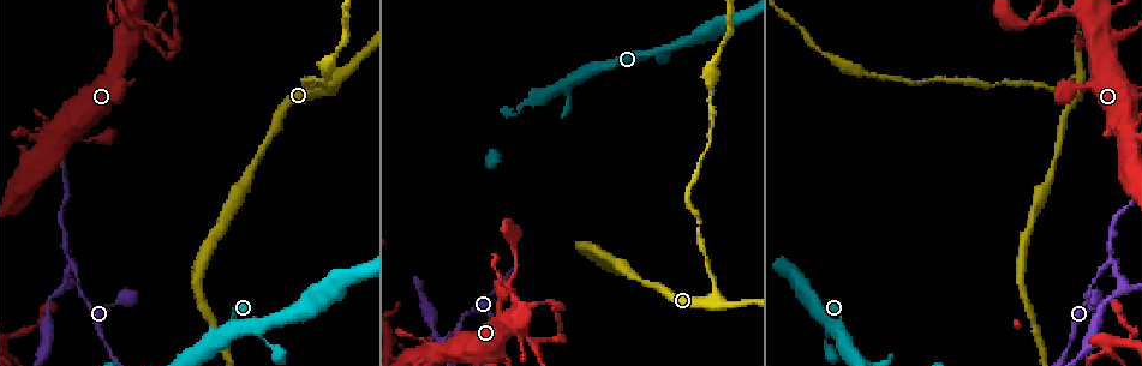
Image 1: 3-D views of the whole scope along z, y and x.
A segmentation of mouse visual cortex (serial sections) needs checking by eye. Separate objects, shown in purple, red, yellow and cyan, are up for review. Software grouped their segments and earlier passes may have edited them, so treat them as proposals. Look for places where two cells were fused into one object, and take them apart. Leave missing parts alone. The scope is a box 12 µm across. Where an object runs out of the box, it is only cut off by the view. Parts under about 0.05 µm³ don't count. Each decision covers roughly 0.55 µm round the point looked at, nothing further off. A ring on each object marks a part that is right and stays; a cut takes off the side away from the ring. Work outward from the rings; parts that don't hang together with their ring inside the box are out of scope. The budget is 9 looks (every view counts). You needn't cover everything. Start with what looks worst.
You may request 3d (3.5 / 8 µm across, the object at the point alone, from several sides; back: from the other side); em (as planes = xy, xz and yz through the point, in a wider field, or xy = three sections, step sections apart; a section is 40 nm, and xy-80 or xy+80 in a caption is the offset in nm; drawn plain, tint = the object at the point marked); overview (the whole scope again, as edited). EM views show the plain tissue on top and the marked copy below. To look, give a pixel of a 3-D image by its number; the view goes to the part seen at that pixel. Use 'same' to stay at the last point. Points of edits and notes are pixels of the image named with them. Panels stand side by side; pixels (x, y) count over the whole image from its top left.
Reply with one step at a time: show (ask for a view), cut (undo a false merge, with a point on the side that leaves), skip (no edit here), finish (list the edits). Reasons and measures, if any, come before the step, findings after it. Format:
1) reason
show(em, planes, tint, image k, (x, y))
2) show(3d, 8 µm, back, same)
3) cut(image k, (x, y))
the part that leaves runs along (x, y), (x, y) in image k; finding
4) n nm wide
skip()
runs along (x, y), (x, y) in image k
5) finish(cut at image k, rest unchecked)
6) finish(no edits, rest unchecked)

abrupt turn
show(3d, 3.5 µm, image 1, (716, 297))

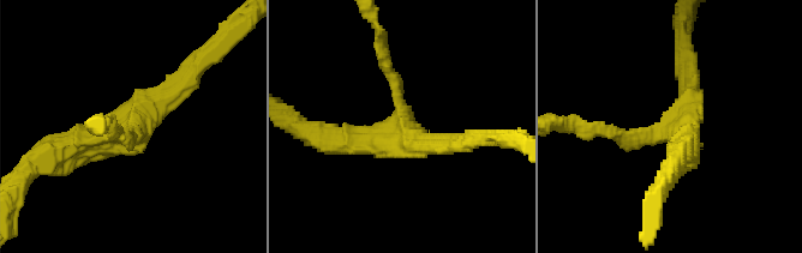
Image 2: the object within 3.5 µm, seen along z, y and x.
3 arms; arms of 150, 250, 350 nm
show(em, xy, step 3, tint, image 2, (402, 132))

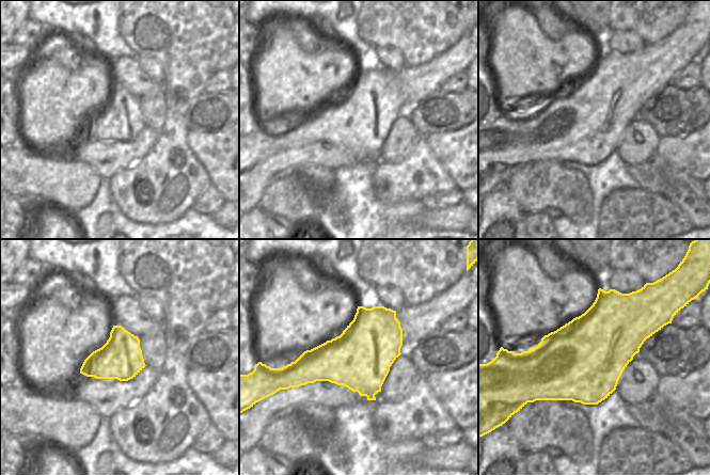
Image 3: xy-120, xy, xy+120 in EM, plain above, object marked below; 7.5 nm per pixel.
skip()
one cell here

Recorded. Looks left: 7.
abrupt turn
show(3d, 3.5 µm, back, image 1, (1113, 260))

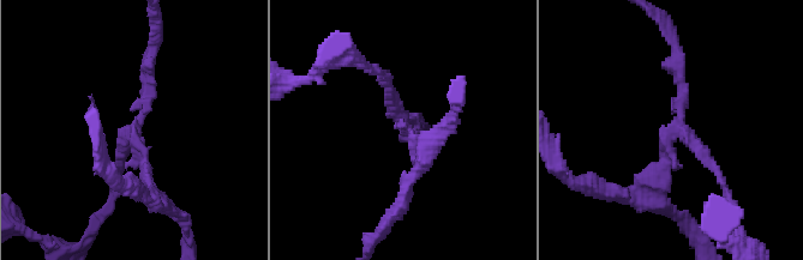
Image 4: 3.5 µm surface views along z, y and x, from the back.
3 arms; arms of 100, 150, 150 nm; shape alone is not enough
show(em, xy, step 2, tint, image 4, (678, 128))

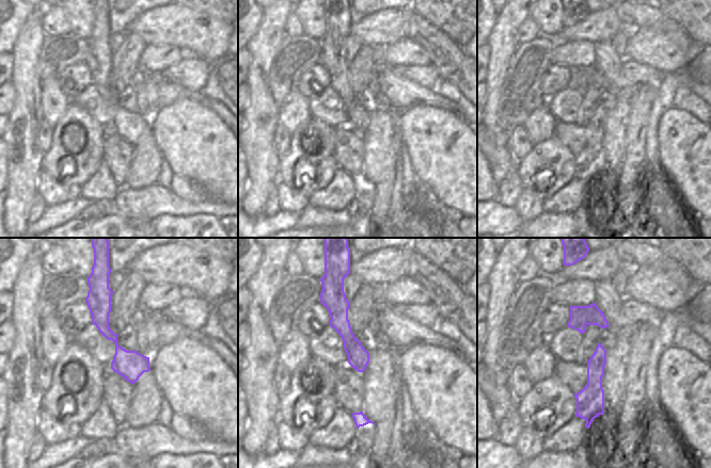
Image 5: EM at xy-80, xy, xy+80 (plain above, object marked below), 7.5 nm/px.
cut(image 4, (658, 175))
the part that leaves runs along (675, 131), (653, 182), (681, 218) in image 4; a second cell is stuck on

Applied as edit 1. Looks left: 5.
show(overview)

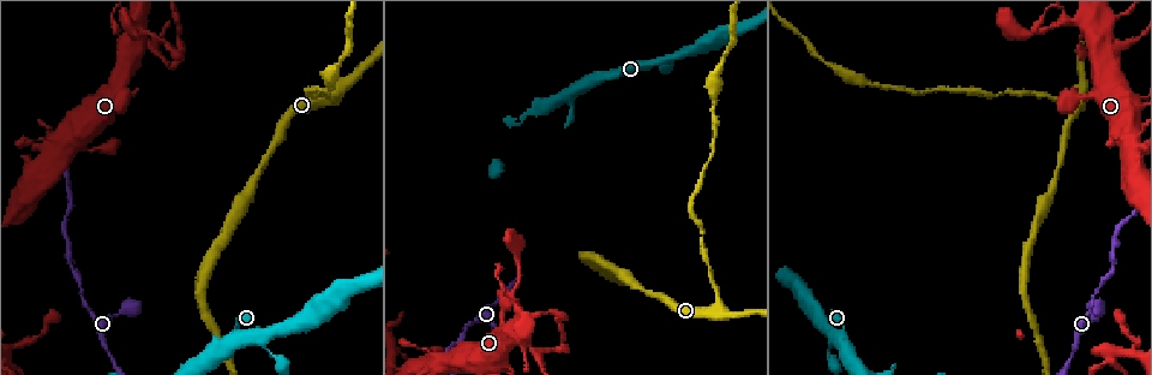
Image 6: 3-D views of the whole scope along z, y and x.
thin neck
show(3d, 3.5 µm, image 6, (269, 353))

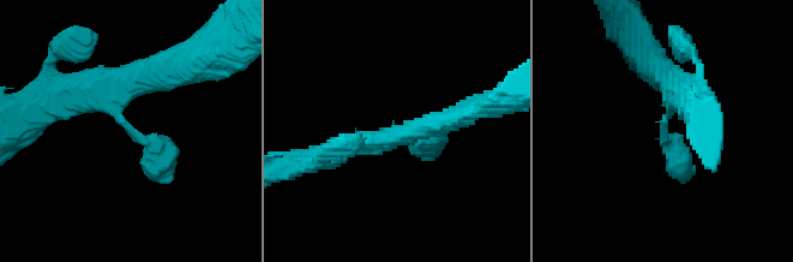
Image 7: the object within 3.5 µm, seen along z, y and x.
now the EM
show(em, planes, tint, image 7, (132, 129))

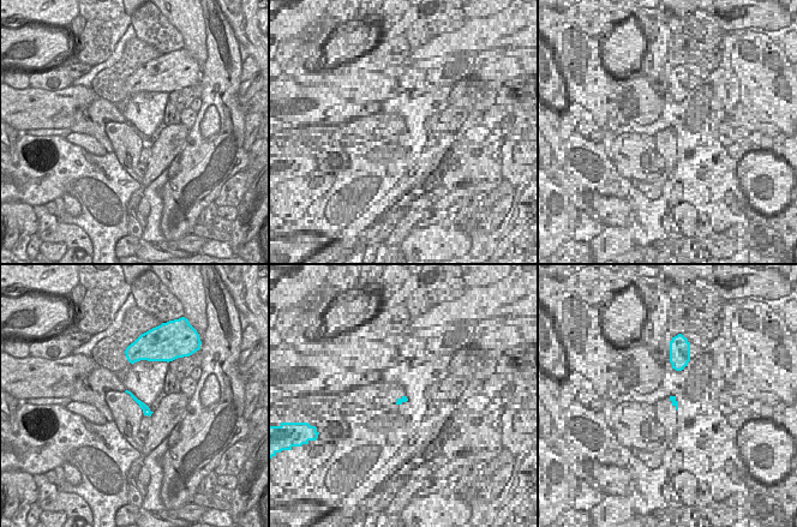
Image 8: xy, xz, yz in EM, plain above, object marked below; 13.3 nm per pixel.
skip()
all the same cell

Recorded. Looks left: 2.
thick turns thin
show(3d, 8 µm, image 6, (436, 357))

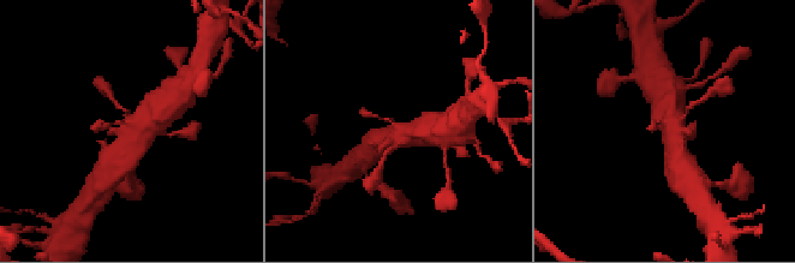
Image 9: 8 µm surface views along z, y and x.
show(em, xy, step 3, tint, image 9, (130, 122))

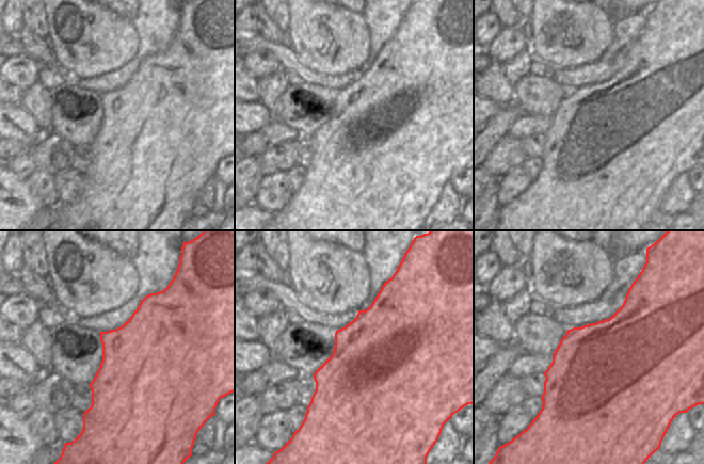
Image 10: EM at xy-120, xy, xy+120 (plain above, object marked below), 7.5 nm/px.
800 nm wide
skip()
runs along (159, 114), (142, 129), (101, 127) in image 9; continuous, no second cell

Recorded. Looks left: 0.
finish(cut at image 4, rest unchecked)

